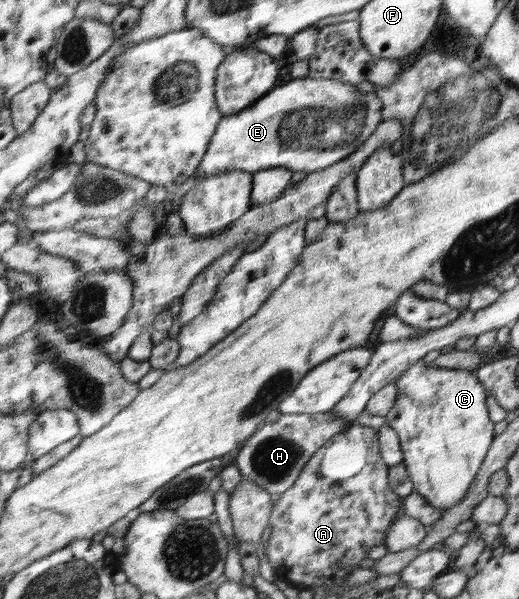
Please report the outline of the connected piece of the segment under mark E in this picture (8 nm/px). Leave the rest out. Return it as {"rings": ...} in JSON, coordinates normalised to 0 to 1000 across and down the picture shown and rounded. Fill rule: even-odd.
{"rings":[[[565,132],[513,160],[486,180],[422,205],[378,285],[380,301],[443,285],[489,292],[530,280],[592,290],[630,284],[684,255],[738,204],[738,172],[724,155],[694,154],[653,134]]]}

